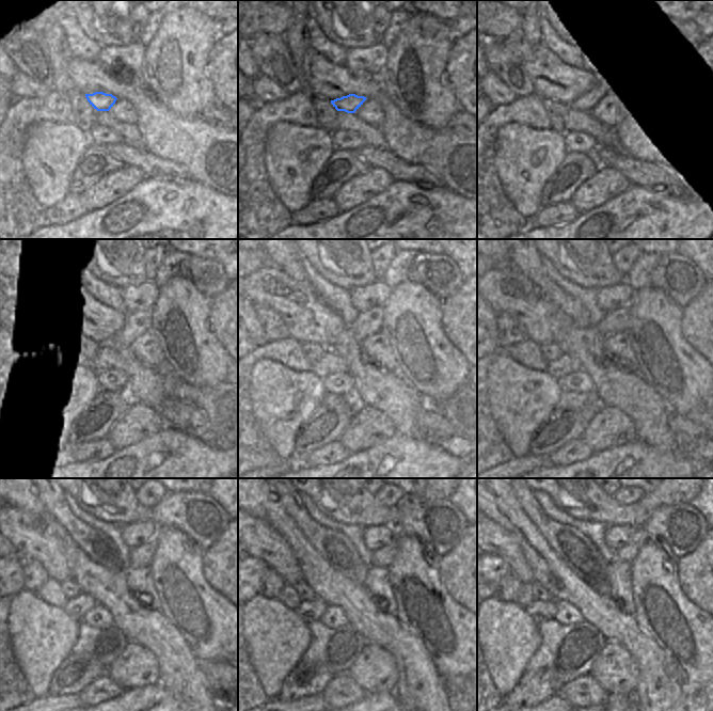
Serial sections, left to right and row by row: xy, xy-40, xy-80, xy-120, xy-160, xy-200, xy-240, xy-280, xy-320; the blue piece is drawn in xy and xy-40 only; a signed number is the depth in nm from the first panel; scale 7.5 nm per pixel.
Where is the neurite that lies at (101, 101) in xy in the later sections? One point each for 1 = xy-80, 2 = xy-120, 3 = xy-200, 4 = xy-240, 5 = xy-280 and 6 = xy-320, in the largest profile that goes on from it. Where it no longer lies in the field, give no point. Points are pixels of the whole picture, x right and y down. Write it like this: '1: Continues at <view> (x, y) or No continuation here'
1: Continues at xy-80 (586, 103)
2: Continues at xy-120 (137, 322)
3: Continues at xy-200 (615, 320)
4: Continues at xy-240 (140, 557)
5: Continues at xy-280 (383, 556)
6: Continues at xy-320 (627, 553).

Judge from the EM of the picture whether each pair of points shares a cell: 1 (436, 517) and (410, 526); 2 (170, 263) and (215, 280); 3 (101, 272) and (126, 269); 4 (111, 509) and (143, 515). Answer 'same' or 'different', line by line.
1: same
2: same
3: same
4: same

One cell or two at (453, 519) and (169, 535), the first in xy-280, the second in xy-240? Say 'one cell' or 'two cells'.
two cells

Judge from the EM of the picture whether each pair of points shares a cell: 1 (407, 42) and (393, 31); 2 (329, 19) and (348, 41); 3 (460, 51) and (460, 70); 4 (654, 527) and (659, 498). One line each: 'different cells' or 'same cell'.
1: different cells
2: same cell
3: same cell
4: different cells

